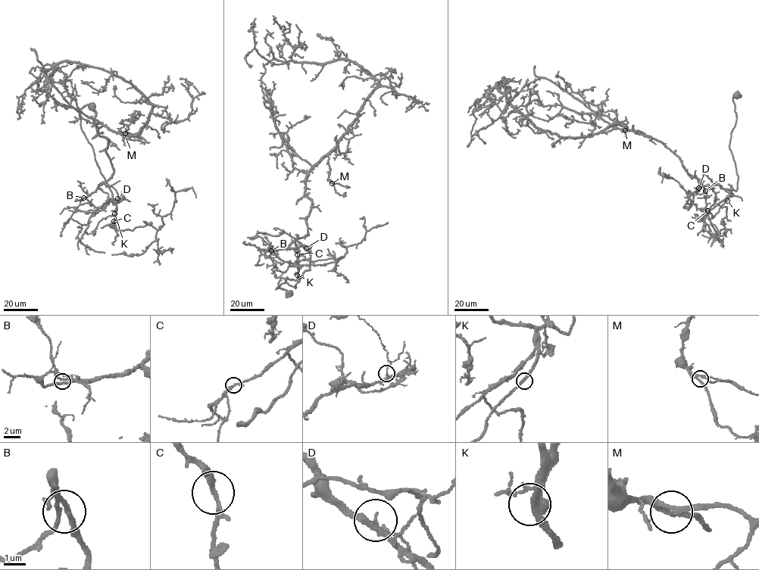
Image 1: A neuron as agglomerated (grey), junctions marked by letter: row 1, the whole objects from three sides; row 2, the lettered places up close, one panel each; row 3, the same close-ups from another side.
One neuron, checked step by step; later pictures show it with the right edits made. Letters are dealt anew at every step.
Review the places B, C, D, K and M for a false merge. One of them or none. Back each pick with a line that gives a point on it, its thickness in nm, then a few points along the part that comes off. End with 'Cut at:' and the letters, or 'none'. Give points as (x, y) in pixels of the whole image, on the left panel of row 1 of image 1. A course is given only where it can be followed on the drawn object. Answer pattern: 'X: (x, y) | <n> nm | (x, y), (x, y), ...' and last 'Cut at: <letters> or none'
D: (117, 198) | 170 nm | (117, 198), (124, 197), (116, 204), (114, 227), (124, 231), (158, 229), (176, 191), (191, 188), (196, 197)
Cut at: D

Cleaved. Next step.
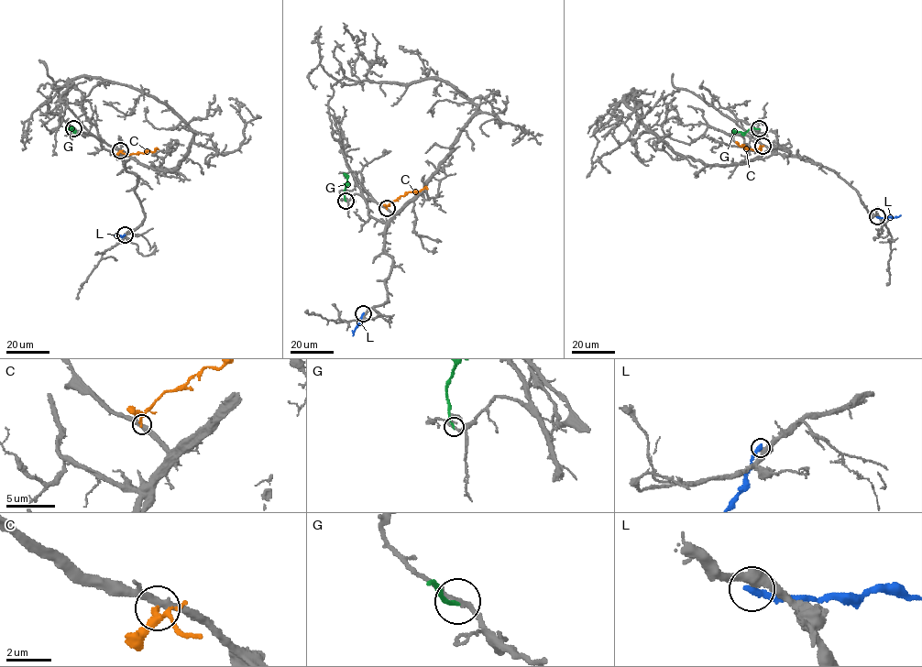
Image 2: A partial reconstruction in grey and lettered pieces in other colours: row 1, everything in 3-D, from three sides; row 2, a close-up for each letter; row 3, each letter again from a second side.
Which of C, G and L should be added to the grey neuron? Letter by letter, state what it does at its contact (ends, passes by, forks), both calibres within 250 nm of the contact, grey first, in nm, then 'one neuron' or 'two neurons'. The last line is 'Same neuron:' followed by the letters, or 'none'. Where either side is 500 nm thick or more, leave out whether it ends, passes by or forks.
C: it ends; calibres 360 and 200 nm; two neurons
G: it ends; calibres 190 and 180 nm; two neurons
L: it ends; calibres 480 and 320 nm; two neurons
Same neuron: none

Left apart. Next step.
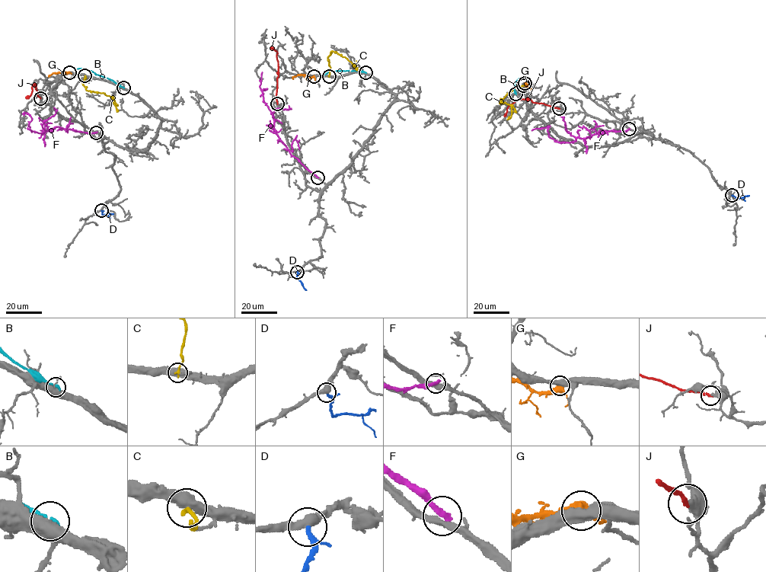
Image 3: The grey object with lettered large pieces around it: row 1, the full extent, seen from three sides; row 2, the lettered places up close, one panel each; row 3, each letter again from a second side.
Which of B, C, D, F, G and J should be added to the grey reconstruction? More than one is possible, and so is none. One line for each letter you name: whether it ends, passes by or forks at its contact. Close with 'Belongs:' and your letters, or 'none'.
D: it passes by
Belongs: D

